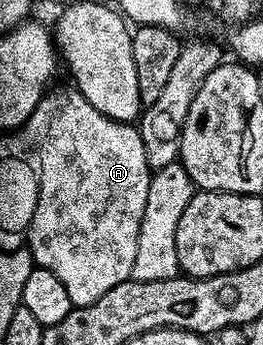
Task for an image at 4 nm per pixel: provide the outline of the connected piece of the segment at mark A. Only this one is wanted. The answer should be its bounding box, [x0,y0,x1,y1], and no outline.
[24,86,152,307]

